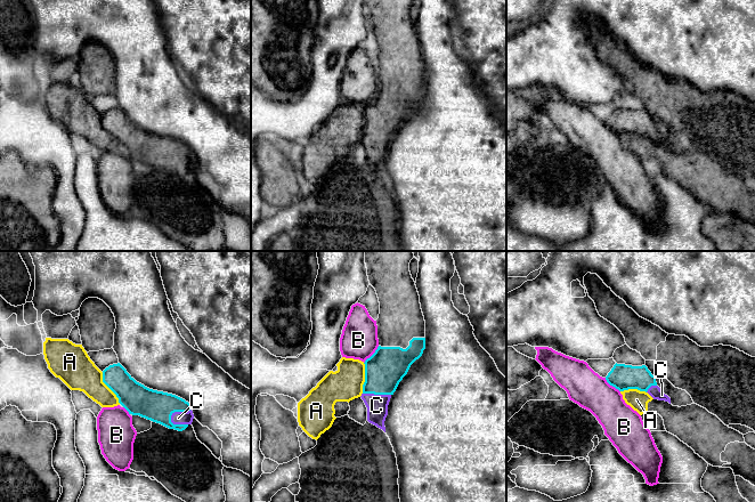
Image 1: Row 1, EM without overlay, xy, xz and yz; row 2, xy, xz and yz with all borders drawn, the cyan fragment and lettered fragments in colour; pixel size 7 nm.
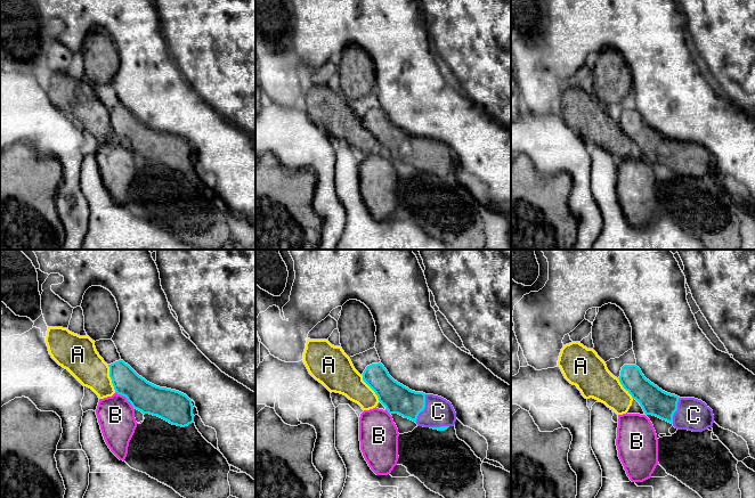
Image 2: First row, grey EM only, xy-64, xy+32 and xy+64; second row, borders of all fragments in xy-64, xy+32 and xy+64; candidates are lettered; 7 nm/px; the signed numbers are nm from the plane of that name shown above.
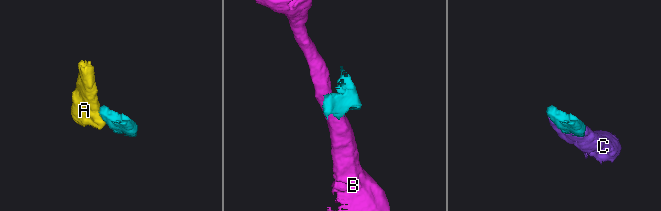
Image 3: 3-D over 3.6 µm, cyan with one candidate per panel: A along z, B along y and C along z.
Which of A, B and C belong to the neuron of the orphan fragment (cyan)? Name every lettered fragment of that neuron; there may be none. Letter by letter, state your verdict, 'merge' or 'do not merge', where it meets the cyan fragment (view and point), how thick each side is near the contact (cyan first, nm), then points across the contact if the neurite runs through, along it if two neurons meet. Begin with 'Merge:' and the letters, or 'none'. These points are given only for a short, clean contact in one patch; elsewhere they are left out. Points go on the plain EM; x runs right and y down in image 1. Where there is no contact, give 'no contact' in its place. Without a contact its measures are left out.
Merge: C
A: do not merge | xy (108, 131) | 220/240 nm | along xy (102, 116), (102, 126), (120, 147)
B: do not merge | xz (372, 99) | 280/260 nm | along xz (379, 90), (364, 107)
C: merge | xy (178, 155) | 220/100 nm

